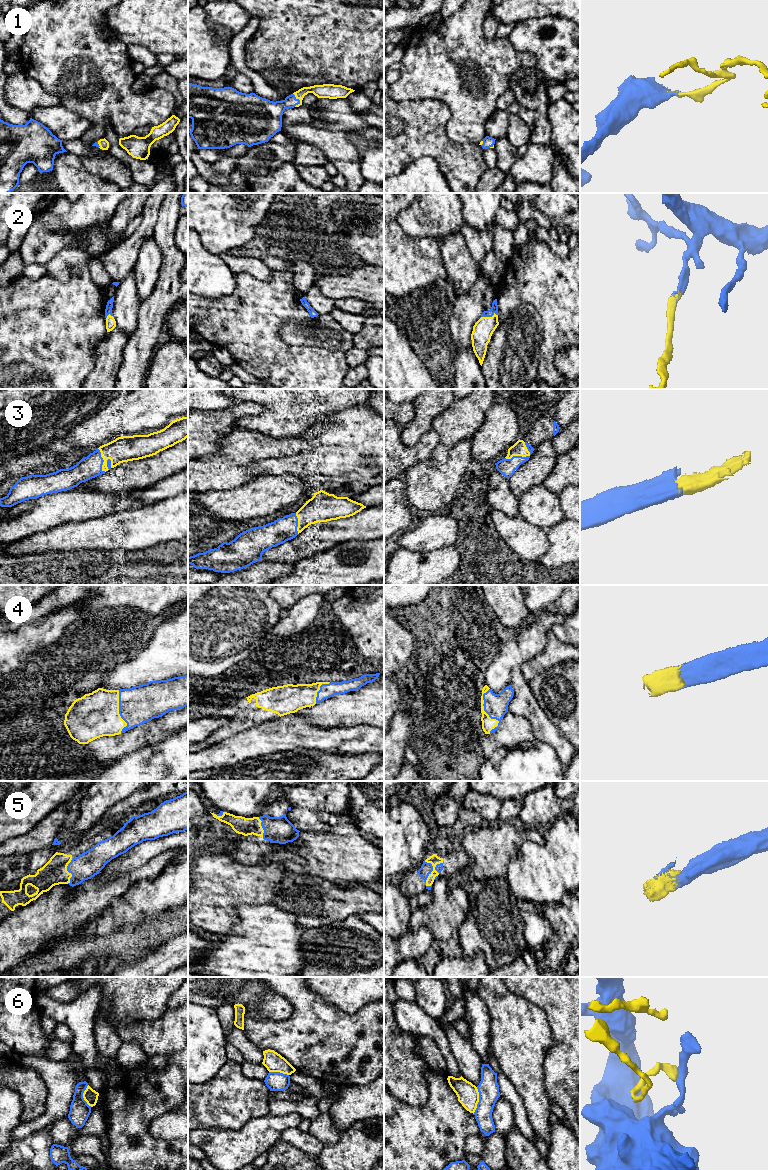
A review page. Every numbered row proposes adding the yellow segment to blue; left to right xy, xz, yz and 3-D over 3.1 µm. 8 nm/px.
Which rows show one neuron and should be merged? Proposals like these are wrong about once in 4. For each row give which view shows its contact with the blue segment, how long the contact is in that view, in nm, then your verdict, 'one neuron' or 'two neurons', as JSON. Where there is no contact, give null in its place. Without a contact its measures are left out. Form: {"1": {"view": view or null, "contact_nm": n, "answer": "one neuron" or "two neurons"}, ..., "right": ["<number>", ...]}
{"1": {"view": "xz", "contact_nm": 110, "answer": "one neuron"}, "2": {"view": "yz", "contact_nm": 150, "answer": "one neuron"}, "3": {"view": "yz", "contact_nm": 220, "answer": "one neuron"}, "4": {"view": "yz", "contact_nm": 360, "answer": "one neuron"}, "5": {"view": "yz", "contact_nm": 220, "answer": "one neuron"}, "6": {"view": "yz", "contact_nm": 220, "answer": "two neurons"}, "right": ["1", "2", "3", "4", "5"]}

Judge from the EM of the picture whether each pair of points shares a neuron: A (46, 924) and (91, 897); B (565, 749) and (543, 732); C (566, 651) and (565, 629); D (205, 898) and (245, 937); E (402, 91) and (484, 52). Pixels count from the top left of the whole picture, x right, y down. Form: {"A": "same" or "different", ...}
{"A": "same", "B": "same", "C": "different", "D": "different", "E": "same"}

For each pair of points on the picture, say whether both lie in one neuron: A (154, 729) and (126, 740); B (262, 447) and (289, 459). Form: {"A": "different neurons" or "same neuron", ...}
{"A": "same neuron", "B": "different neurons"}

